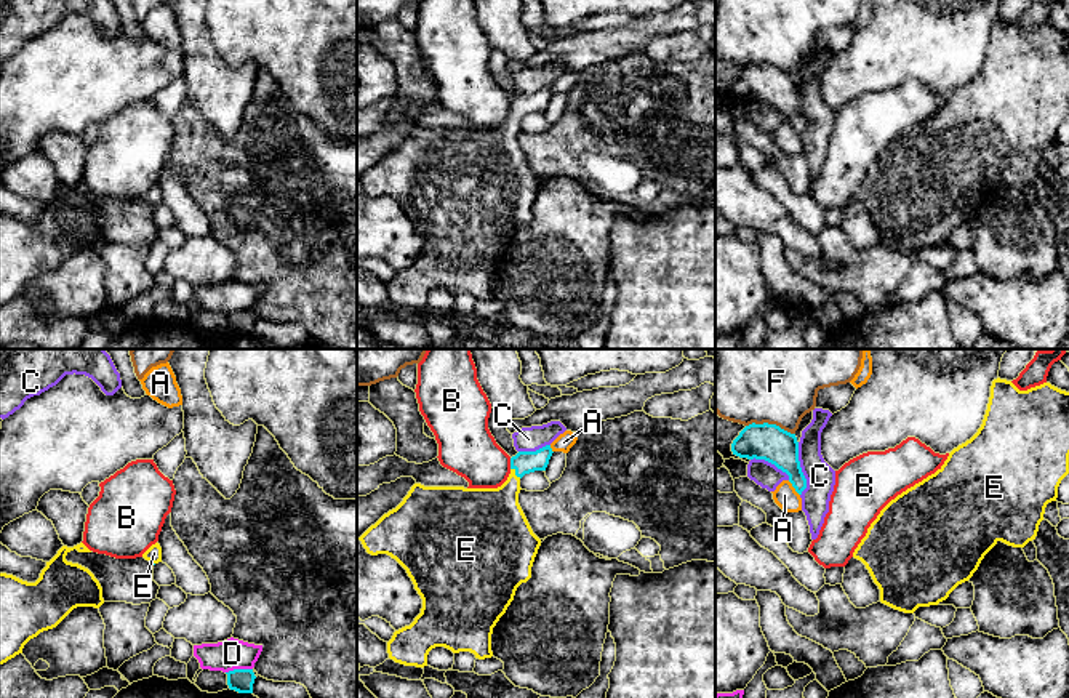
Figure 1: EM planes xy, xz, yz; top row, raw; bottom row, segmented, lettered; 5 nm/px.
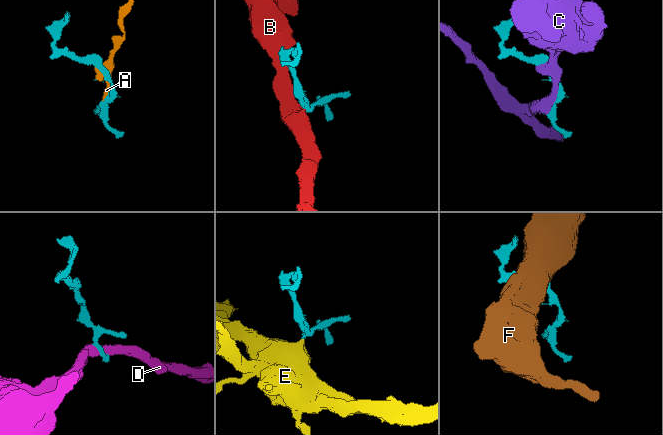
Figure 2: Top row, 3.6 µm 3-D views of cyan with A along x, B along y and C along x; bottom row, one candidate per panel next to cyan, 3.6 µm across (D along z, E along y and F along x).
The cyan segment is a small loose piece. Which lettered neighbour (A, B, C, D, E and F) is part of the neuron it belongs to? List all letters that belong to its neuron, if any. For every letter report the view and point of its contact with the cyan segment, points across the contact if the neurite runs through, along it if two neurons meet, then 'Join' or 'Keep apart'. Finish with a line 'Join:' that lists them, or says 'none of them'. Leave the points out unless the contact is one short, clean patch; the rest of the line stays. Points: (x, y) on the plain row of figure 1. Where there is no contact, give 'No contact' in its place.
A: Touches cyan at yz (794, 128). Keep apart
B: Touches cyan at xz (511, 104). Boundary: xz (509, 100), (511, 109). Keep apart
C: Touches cyan at yz (800, 111). Keep apart
D: Touches cyan at xy (239, 311). Boundary: xy (252, 309), (234, 309), (226, 314). Keep apart
E: Touches cyan at xz (516, 116). Path across: xz (524, 104), (516, 116), (508, 136), (492, 159). Join
F: Touches cyan at yz (770, 66). Keep apart
Join: E

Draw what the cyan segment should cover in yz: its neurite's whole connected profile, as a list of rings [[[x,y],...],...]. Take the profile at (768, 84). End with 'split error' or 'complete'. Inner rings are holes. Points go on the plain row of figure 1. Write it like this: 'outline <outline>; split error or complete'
outline [[[749,66],[731,85],[733,96],[747,101],[765,101],[789,117],[789,123],[799,136],[807,130],[807,120],[799,102],[799,83],[795,75],[776,66]]]; complete

